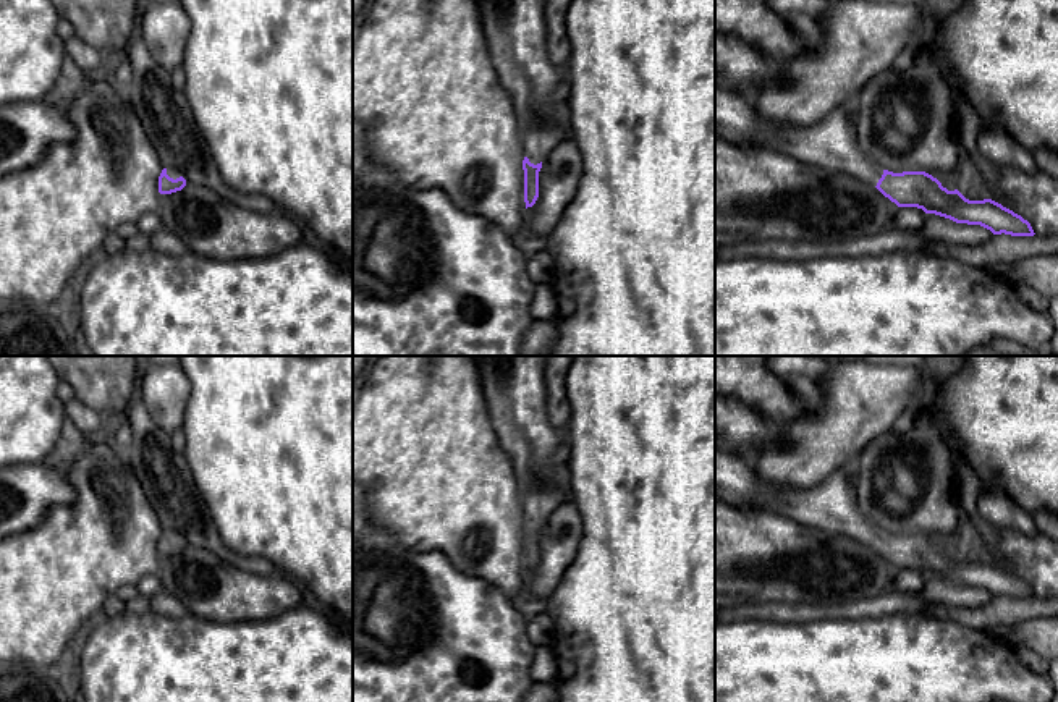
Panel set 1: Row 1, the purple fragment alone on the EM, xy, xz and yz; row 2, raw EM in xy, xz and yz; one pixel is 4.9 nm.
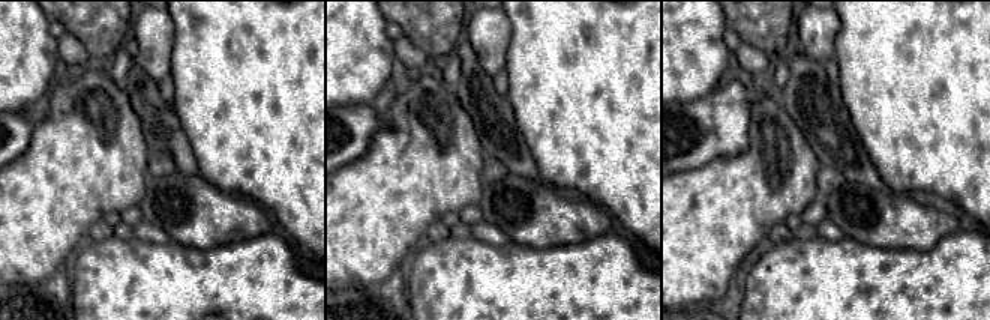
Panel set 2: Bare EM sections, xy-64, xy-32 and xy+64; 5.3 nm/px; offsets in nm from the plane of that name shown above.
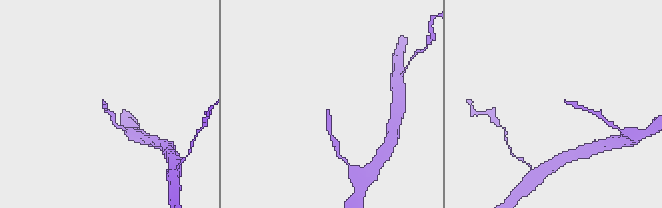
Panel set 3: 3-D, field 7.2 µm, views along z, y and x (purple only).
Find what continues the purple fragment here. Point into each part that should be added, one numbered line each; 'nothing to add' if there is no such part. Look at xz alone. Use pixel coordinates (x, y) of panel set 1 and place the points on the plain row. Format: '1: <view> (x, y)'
1: xz (545, 497)

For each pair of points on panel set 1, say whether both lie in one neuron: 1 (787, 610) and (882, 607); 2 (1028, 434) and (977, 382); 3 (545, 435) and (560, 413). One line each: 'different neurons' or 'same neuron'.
1: same neuron
2: same neuron
3: different neurons

